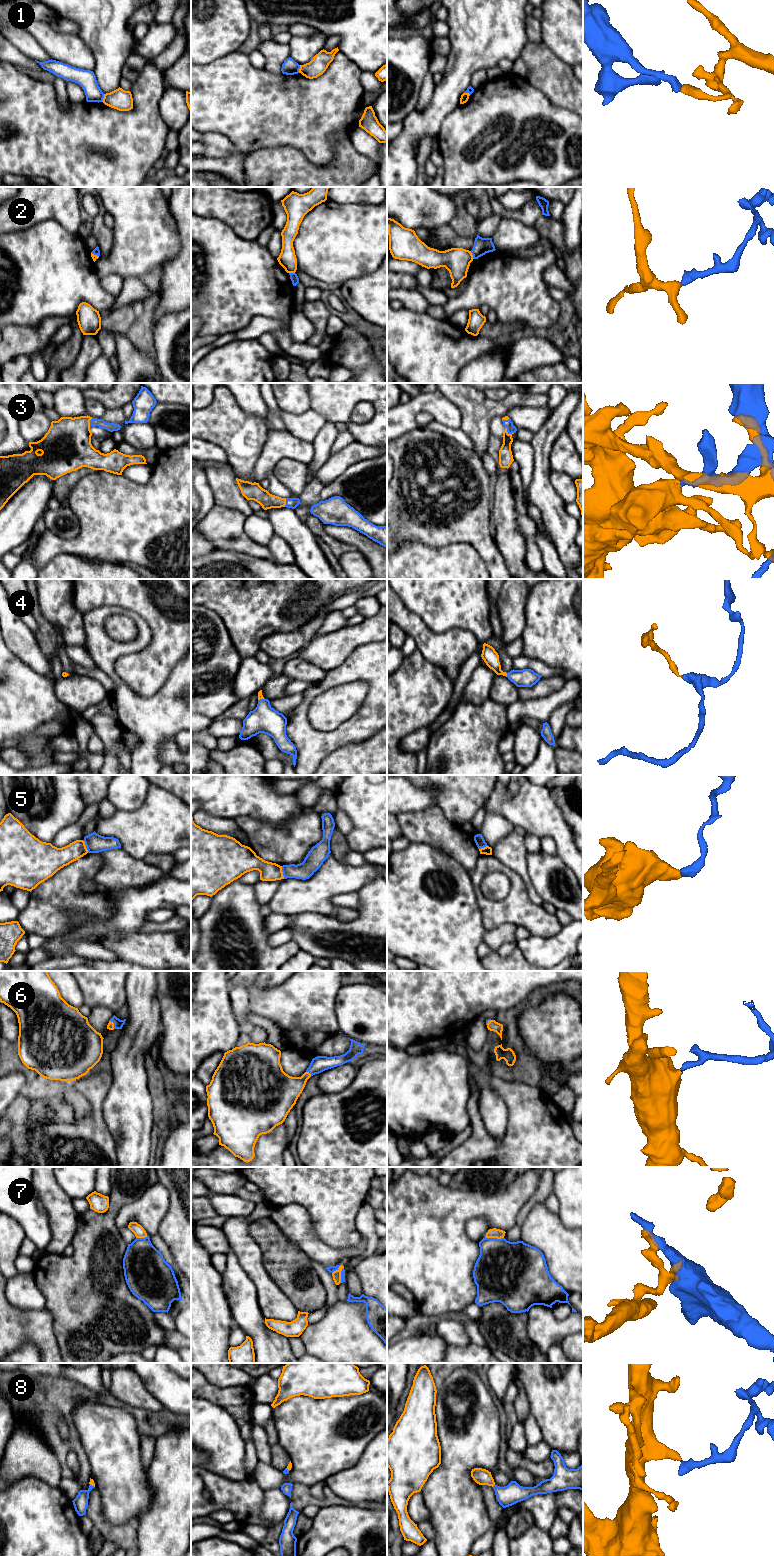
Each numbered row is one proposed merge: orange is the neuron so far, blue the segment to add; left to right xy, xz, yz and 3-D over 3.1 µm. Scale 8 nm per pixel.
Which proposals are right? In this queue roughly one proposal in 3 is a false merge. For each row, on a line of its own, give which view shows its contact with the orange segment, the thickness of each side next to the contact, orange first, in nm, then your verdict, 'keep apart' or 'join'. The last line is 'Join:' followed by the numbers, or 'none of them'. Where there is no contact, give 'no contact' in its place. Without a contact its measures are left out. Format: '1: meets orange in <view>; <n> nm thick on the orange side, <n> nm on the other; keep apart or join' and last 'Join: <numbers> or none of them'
1: meets orange in xy; 170 nm thick on the orange side, 150 nm on the other; keep apart
2: meets orange in yz; 200 nm thick on the orange side, 130 nm on the other; keep apart
3: meets orange in yz; 110 nm thick on the orange side, 70 nm on the other; join
4: meets orange in yz; 120 nm thick on the orange side, 140 nm on the other; join
5: meets orange in xy; 170 nm thick on the orange side, 160 nm on the other; keep apart
6: meets orange in xz; 260 nm thick on the orange side, 130 nm on the other; join
7: meets orange in yz; 80 nm thick on the orange side, 420 nm on the other; keep apart
8: meets orange in yz; 130 nm thick on the orange side, 160 nm on the other; join
Join: 3, 4, 6, 8

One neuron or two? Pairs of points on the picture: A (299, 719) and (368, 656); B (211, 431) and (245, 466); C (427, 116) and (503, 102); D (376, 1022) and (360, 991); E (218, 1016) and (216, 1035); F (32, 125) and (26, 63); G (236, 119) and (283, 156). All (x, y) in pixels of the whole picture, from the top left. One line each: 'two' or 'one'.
A: one
B: one
C: two
D: one
E: one
F: two
G: two

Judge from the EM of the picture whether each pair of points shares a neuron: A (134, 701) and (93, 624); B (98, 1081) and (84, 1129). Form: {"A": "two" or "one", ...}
{"A": "one", "B": "one"}

